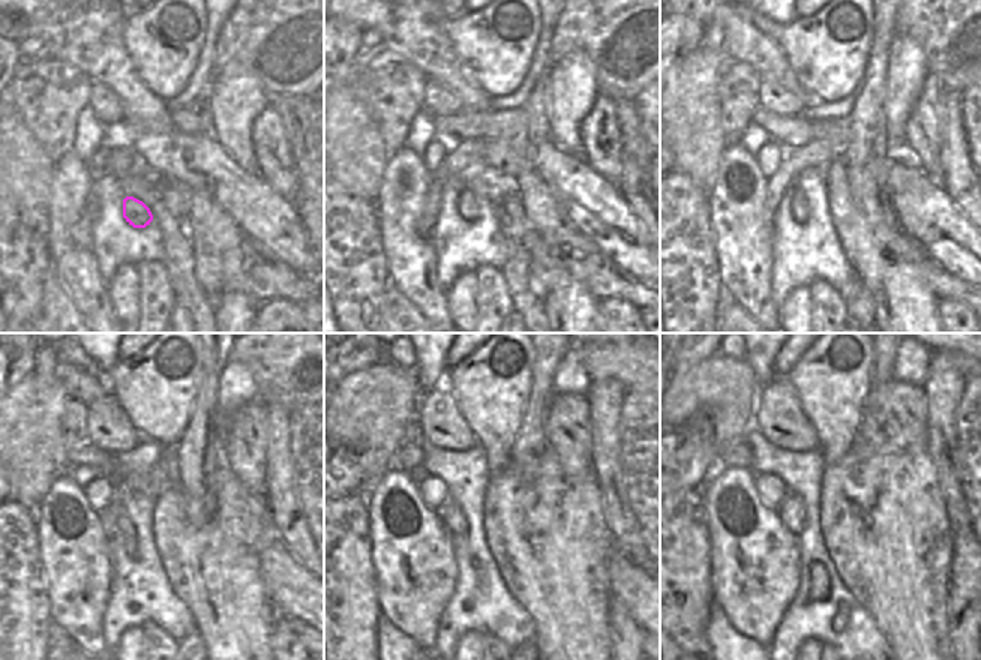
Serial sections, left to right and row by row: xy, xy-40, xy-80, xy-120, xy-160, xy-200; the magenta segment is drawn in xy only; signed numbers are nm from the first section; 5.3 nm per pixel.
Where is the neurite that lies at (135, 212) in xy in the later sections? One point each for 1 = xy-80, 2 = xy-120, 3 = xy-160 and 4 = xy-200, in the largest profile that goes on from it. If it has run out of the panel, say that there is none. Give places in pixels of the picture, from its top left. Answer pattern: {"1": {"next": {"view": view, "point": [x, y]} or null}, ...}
{"1": {"next": {"view": "xy-80", "point": [800, 207]}}, "2": {"next": {"view": "xy-120", "point": [123, 524]}}, "3": {"next": {"view": "xy-160", "point": [452, 515]}}, "4": {"next": {"view": "xy-200", "point": [791, 512]}}}

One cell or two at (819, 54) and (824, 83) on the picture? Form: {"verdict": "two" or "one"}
{"verdict": "one"}

